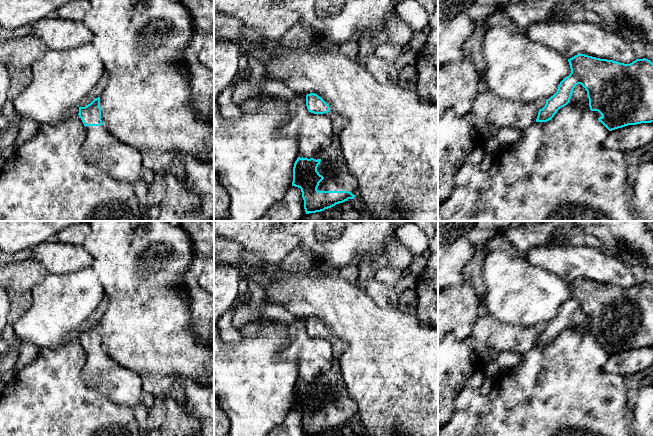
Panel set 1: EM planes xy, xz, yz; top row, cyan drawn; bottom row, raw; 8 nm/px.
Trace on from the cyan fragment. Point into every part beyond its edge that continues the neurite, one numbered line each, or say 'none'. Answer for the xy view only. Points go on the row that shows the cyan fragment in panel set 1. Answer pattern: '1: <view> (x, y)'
1: xy (125, 163)

